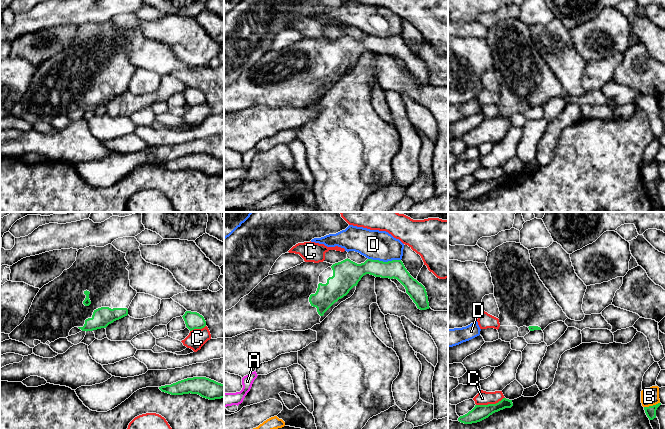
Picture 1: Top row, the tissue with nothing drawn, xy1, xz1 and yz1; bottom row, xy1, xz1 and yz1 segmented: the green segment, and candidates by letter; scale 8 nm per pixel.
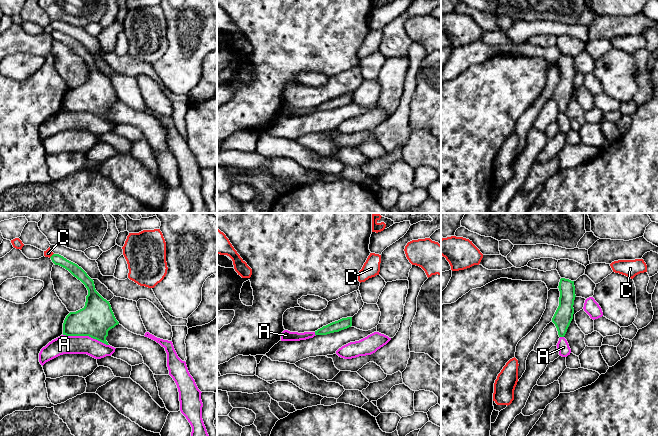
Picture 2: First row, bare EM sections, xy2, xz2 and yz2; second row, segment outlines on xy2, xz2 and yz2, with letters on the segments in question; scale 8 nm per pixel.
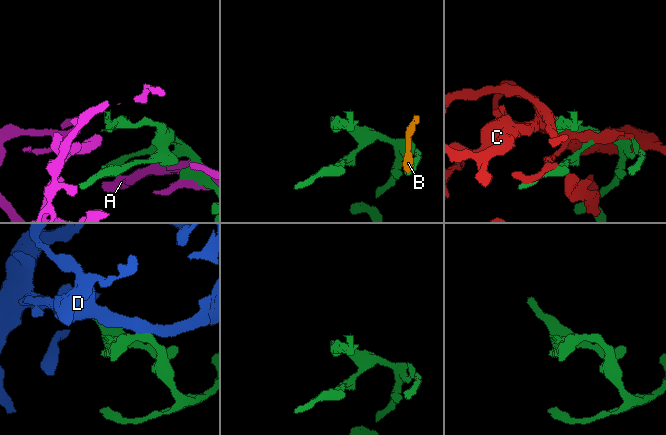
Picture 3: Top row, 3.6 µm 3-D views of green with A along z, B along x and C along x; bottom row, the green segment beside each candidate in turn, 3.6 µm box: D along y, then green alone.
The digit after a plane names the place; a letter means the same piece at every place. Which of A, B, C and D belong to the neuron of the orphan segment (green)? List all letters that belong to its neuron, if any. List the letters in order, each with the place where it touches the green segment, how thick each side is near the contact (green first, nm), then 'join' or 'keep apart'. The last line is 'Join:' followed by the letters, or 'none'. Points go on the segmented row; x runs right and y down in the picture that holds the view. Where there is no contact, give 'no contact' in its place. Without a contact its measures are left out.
A: contact xy2 (86, 335); calibres 280 and 150 nm; keep apart
B: contact yz1 (651, 406); calibres 90 and 140 nm; keep apart
C: contact yz1 (490, 404); calibres 130 and 110 nm; keep apart
D: contact xz1 (384, 262); calibres 150 and 240 nm; keep apart
Join: none

